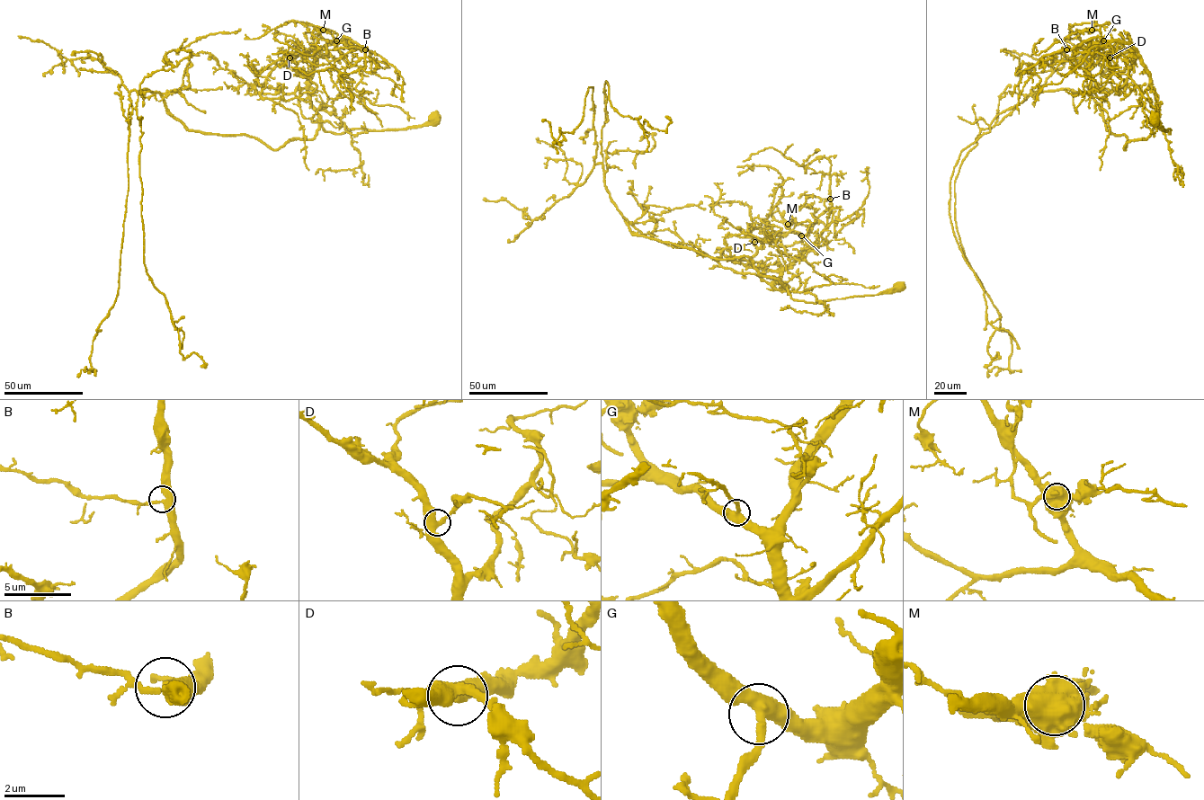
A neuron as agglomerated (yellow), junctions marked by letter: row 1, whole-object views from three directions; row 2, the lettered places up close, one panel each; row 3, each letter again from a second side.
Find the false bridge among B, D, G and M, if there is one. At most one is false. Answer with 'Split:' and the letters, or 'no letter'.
Split: M

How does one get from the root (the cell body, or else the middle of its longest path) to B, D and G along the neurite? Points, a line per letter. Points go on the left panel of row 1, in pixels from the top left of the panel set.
B: (434, 119), (412, 128), (326, 132), (308, 91), (315, 55), (344, 37), (365, 49)
D: (434, 119), (436, 121), (412, 128), (326, 132), (311, 106), (308, 91), (315, 58), (285, 52), (289, 57)
G: (434, 119), (436, 121), (412, 128), (326, 132), (311, 106), (308, 85), (315, 55), (342, 40), (336, 40)

